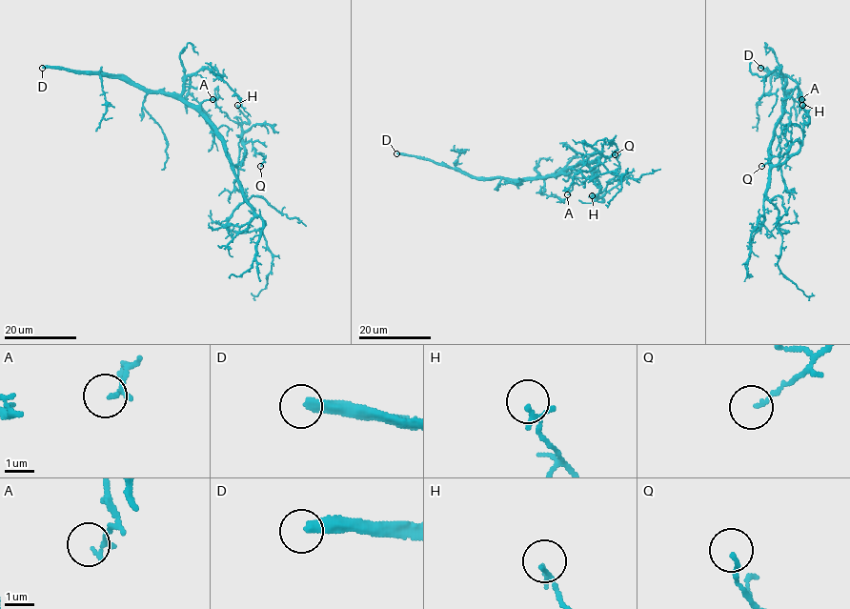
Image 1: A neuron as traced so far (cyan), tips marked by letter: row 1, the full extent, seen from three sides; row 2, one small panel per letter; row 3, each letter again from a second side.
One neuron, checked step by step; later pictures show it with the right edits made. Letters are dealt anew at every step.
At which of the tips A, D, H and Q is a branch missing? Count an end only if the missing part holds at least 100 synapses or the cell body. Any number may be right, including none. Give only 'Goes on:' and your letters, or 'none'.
Goes on: D

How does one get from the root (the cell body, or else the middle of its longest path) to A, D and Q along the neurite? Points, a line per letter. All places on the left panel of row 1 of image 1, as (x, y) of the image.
A: (224, 150), (222, 136), (201, 110), (200, 105), (203, 101), (218, 98), (218, 87), (212, 99)
D: (224, 150), (222, 137), (194, 109), (176, 98), (146, 91), (114, 77), (80, 73), (60, 68), (42, 68)
Q: (224, 150), (228, 159), (237, 164), (243, 158), (244, 144), (250, 141), (258, 153), (265, 156), (260, 166)

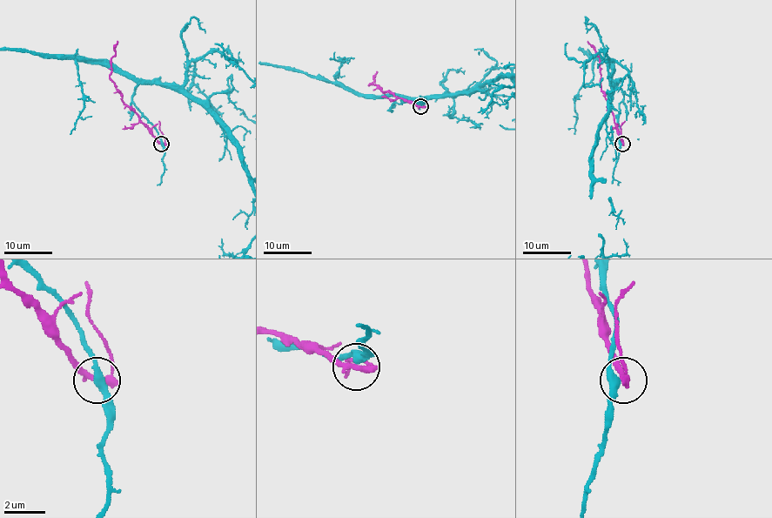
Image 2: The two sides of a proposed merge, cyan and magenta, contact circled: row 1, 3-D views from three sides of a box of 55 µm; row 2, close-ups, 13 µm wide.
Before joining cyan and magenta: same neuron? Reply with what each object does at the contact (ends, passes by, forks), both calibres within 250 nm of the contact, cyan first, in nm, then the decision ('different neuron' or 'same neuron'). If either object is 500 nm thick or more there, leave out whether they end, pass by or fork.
cyan passes by; magenta passes by; calibres 360 and 300 nm; different neuron

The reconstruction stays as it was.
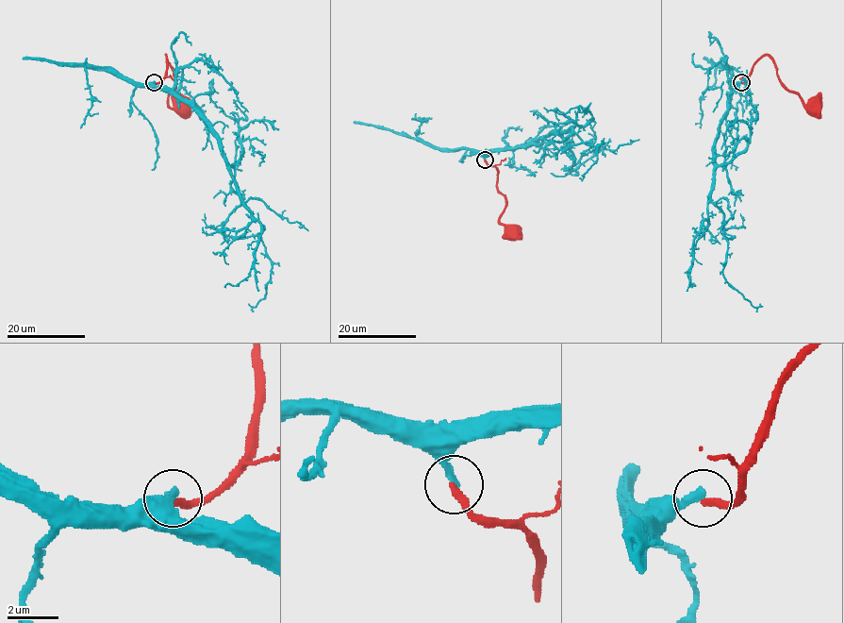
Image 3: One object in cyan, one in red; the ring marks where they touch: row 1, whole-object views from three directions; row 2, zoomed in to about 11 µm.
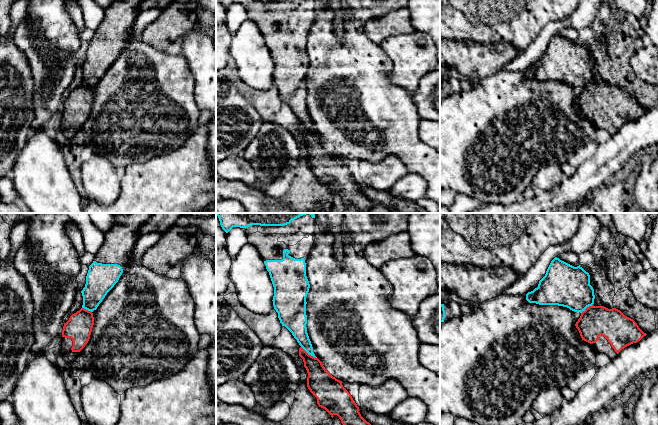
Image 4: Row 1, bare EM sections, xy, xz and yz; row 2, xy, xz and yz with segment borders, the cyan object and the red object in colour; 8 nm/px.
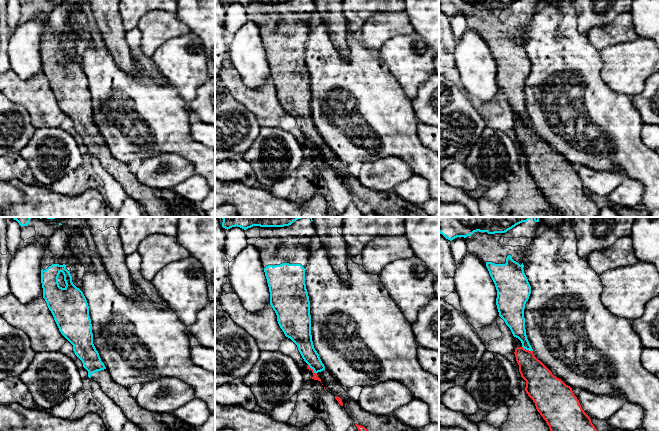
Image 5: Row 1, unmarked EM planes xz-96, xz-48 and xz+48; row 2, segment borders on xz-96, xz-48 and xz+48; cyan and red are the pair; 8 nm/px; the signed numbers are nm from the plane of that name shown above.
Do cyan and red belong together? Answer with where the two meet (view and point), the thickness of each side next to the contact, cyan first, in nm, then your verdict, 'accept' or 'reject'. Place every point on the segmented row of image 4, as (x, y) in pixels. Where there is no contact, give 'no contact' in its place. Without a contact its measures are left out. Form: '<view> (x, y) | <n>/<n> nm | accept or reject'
xz (309, 354) | 140/220 nm | reject

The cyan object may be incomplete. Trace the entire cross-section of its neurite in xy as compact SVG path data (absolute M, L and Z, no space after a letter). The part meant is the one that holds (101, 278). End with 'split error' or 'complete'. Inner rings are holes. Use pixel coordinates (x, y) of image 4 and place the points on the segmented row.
M116 213L112 227L104 233L104 242L95 254L93 263L89 266L86 284L81 291L83 296L82 308L93 312L105 298L107 293L118 282L120 276L127 268L127 262L140 237L140 227L147 223L153 213Z; split error

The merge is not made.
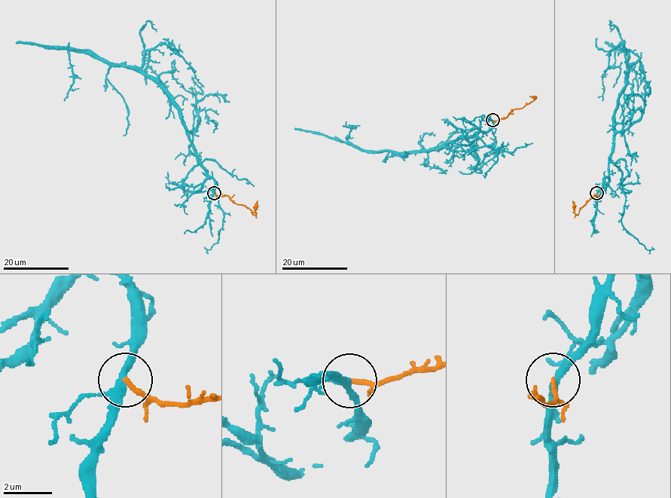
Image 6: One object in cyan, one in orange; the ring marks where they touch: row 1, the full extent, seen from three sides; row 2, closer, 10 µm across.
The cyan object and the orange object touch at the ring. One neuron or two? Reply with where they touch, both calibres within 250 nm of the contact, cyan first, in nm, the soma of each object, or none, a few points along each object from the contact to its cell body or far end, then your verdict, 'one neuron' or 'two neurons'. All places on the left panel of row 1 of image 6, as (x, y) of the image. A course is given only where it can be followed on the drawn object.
(214, 193) | 280/180 nm | cyan none | orange none | cyan via (214, 193), (215, 181), (200, 163), (181, 109), (153, 80), (140, 72), (68, 50), (73, 84), (65, 100) | orange via (214, 193), (221, 196), (227, 195), (235, 203), (249, 209), (253, 214), (255, 214), (254, 203), (257, 200) | two neurons

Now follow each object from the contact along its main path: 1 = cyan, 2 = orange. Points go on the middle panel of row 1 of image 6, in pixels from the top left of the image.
1: (492, 120), (493, 126), (487, 132), (419, 152), (355, 148), (347, 140), (352, 126), (343, 125)
2: (492, 120), (505, 117), (513, 109), (523, 108), (536, 96)

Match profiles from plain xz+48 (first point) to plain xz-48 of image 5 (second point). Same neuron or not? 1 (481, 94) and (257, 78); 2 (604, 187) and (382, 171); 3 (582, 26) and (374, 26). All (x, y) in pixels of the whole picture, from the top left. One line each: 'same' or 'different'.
1: same
2: same
3: different

